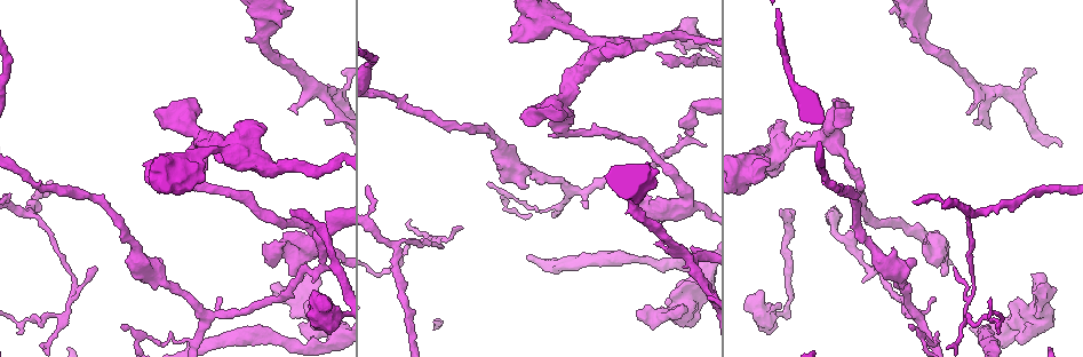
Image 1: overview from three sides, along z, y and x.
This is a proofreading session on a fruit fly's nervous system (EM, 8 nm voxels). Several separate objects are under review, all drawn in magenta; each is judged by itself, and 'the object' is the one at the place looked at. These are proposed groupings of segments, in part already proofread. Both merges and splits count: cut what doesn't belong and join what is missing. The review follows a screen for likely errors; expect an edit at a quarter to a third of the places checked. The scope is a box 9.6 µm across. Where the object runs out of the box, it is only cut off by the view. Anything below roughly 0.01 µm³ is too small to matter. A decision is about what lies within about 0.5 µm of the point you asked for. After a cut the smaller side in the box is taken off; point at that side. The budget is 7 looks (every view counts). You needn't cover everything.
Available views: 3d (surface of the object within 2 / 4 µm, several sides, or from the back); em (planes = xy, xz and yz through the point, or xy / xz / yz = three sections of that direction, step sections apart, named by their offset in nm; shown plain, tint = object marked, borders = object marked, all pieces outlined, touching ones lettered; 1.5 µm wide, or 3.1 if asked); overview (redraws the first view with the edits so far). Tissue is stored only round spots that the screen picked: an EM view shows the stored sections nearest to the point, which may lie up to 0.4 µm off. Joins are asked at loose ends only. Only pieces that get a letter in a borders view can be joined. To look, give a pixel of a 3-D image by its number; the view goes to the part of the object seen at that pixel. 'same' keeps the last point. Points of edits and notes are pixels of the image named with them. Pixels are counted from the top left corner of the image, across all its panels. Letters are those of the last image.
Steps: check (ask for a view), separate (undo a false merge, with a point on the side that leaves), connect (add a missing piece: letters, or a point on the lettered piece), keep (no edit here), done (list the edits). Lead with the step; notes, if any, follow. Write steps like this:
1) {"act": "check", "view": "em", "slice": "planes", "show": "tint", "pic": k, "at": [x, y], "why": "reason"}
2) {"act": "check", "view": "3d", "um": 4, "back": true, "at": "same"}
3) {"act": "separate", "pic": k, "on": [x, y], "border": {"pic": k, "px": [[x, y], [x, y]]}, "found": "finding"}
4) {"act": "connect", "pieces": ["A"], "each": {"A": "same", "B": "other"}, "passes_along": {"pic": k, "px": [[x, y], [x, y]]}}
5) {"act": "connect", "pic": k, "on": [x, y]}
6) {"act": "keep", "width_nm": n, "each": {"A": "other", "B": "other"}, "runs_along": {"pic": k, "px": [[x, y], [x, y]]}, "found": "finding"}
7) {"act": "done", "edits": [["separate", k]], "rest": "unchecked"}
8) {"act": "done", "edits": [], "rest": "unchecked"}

{"act": "check", "view": "3d", "um": 2, "pic": 1, "at": [1017, 337], "why": "stops while still wide"}

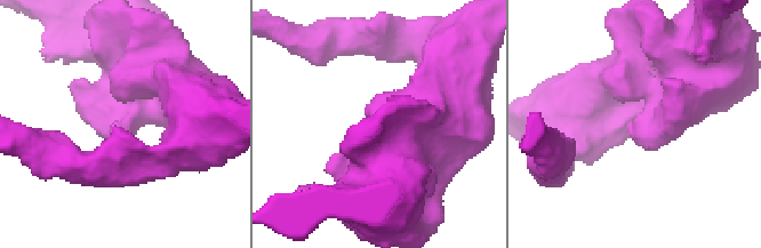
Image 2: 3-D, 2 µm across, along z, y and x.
{"act": "check", "view": "em", "slice": "xz", "step": 8, "show": "tint", "pic": 2, "at": [627, 130]}

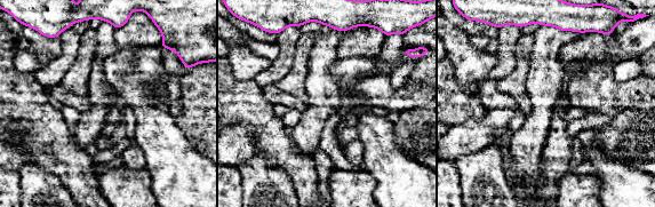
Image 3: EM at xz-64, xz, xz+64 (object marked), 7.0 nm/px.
{"act": "check", "view": "em", "slice": "planes", "show": "borders", "at": "same", "why": "another direction"}

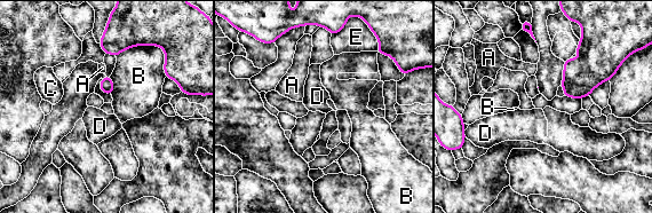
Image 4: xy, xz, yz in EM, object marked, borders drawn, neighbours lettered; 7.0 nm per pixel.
{"act": "keep", "each": {"A": "other", "B": "other", "C": "other", "D": "other", "E": "other"}, "found": "none of them fits"}

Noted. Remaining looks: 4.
{"act": "check", "view": "em", "slice": "planes", "show": "plain", "pic": 1, "at": [271, 168], "why": "thick turns thin"}

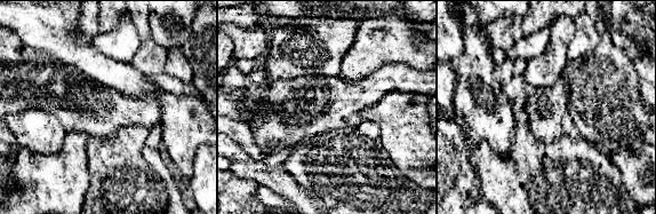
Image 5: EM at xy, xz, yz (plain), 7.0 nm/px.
{"act": "check", "view": "em", "slice": "planes", "show": "borders", "at": "same"}

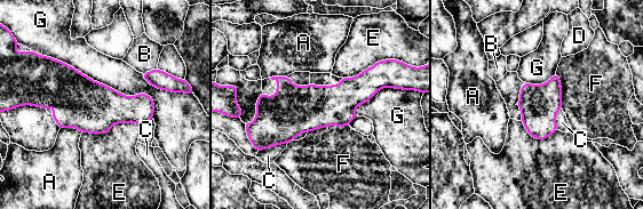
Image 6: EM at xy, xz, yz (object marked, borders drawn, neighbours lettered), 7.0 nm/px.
{"act": "keep", "each": {"A": "other", "B": "other", "C": "other", "D": "other", "E": "other", "F": "other", "G": "other"}, "found": "one cell here"}

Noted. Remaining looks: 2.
{"act": "check", "view": "em", "slice": "planes", "show": "plain", "pic": 1, "at": [913, 263], "why": "stops while still wide"}

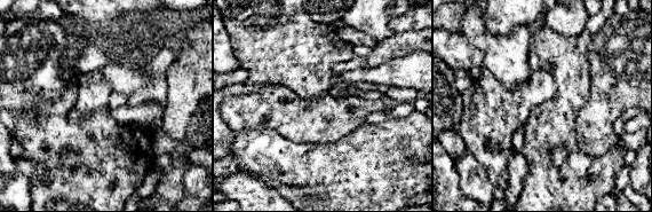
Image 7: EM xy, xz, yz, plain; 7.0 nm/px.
{"act": "check", "view": "em", "slice": "planes", "show": "borders", "at": "same", "why": "what lies round it"}

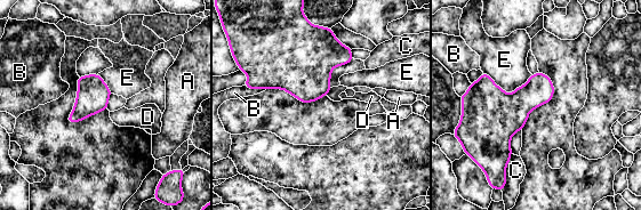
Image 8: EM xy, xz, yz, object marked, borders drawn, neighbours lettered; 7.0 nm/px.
{"act": "keep", "each": {"A": "other", "B": "other", "C": "other", "D": "other", "E": "other"}, "border": {"pic": 8, "px": [[483, 72], [507, 93], [531, 75]]}, "found": "none of them fits"}

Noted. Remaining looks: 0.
{"act": "done", "edits": [], "rest": "unchecked"}

